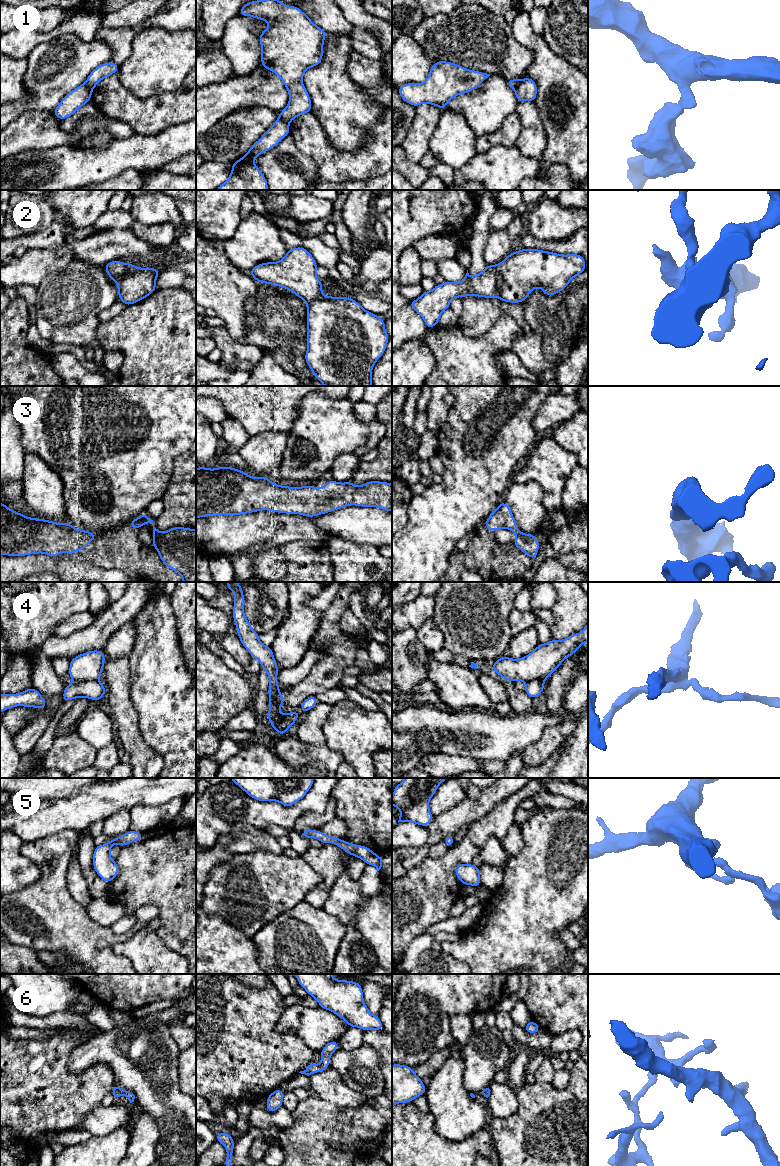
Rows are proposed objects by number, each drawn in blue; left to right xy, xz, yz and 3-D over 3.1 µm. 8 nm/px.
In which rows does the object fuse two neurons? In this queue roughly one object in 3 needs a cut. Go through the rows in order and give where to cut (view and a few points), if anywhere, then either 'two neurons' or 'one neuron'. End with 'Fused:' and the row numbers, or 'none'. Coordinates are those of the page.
1: cut in xz along (279, 116), (288, 124); two neurons
2: no cut; one neuron
3: no cut; one neuron
4: cut in xy along (97, 679), (74, 682); two neurons
5: no cut; one neuron
6: no cut; one neuron
Fused: 1, 4

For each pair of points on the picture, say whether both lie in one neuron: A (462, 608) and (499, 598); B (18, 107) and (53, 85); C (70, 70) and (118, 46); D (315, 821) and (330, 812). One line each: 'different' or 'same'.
A: same
B: same
C: different
D: same

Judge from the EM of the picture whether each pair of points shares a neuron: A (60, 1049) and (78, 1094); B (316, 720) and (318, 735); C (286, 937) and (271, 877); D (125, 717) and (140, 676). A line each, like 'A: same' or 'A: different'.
A: same
B: same
C: different
D: different

